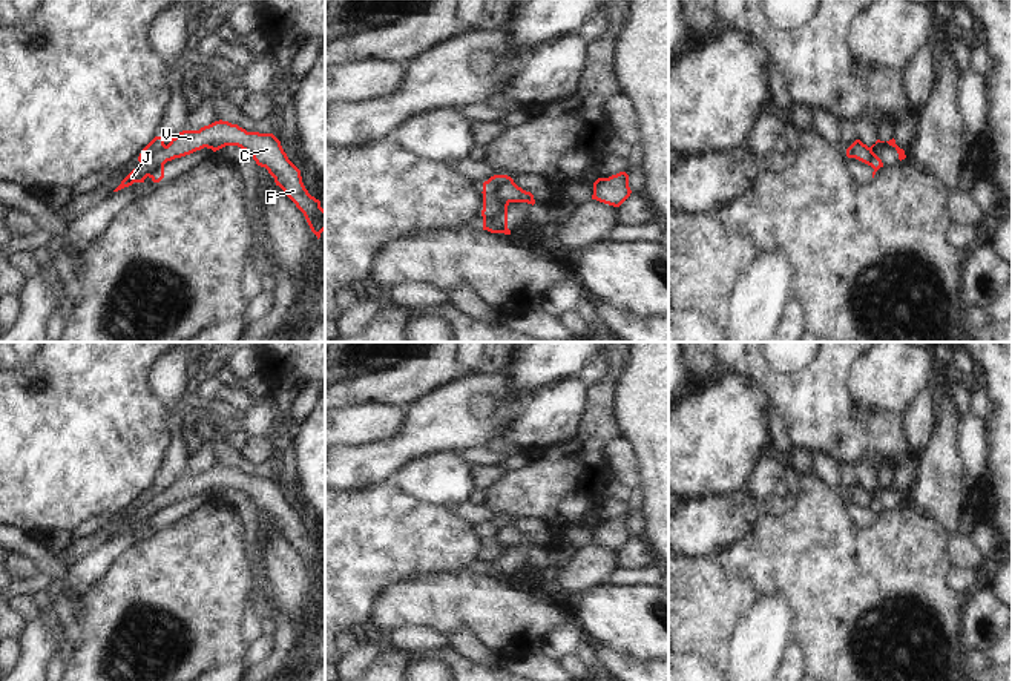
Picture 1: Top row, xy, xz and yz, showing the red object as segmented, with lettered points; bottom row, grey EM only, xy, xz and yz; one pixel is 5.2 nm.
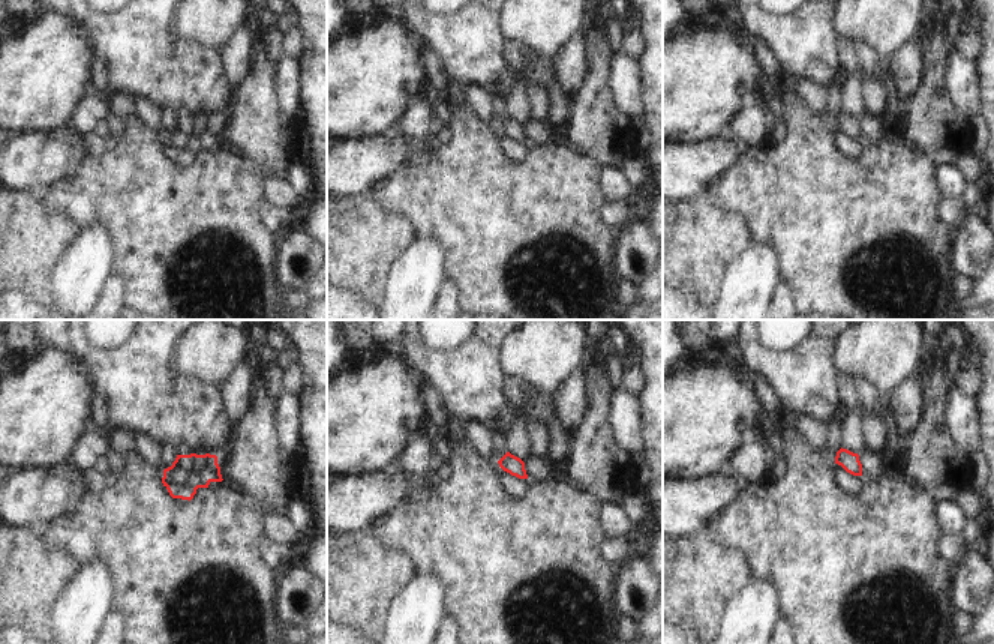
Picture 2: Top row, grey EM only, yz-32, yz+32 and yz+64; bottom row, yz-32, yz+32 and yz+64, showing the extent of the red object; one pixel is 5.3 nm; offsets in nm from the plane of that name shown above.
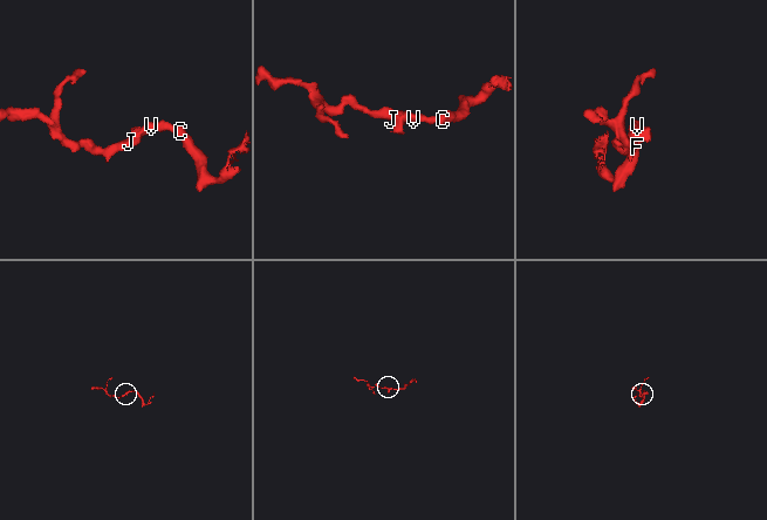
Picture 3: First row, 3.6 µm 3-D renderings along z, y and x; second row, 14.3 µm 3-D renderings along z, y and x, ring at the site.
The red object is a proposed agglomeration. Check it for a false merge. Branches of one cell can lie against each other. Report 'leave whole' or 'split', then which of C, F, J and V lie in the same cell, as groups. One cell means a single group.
leave whole | C F J V

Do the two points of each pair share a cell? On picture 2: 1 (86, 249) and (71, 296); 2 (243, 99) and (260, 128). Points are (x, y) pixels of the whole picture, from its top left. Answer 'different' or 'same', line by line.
1: same
2: same

